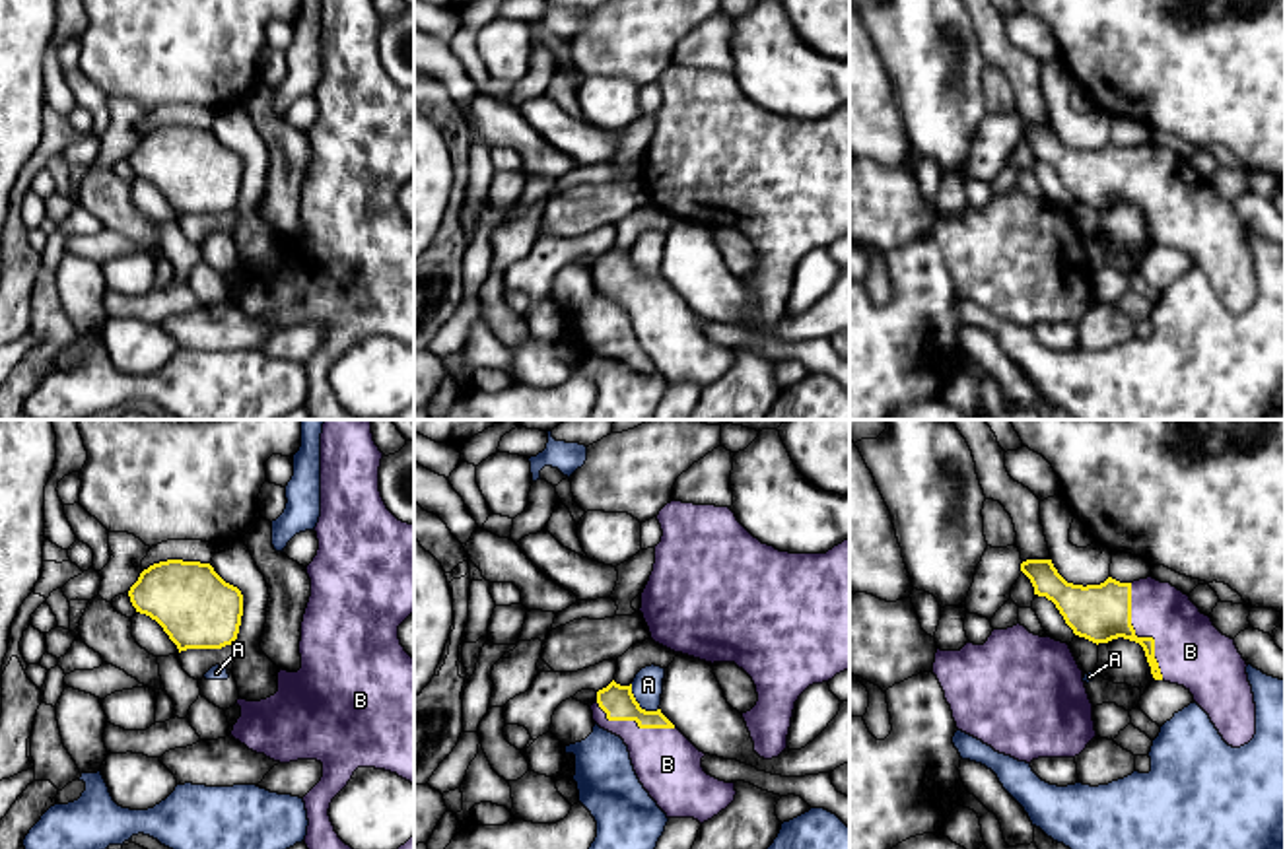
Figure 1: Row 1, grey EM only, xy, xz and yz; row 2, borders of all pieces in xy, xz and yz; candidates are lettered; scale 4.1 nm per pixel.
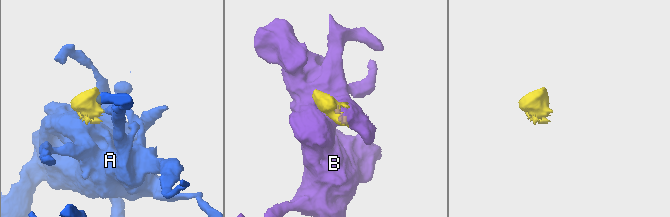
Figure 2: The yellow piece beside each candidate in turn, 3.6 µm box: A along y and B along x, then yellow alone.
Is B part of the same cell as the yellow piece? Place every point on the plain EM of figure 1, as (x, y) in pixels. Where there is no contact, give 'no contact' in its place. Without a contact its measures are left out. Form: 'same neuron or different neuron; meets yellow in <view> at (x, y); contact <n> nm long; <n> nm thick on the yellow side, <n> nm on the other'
same neuron; meets yellow in yz at (1140, 203); contact 420 nm long; 240 nm thick on the yellow side, 280 nm on the other

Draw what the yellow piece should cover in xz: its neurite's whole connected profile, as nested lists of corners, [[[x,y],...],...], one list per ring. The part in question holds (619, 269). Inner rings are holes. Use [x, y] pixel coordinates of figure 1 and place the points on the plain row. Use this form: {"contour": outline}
{"contour": [[[614,245],[597,256],[597,266],[591,270],[593,286],[620,301],[628,311],[634,336],[657,367],[657,371],[667,379],[667,383],[694,383],[700,389],[712,385],[721,375],[725,375],[735,365],[735,348],[719,346],[708,340],[702,332],[700,317],[663,278],[645,276],[640,272],[630,251],[620,251]]]}

